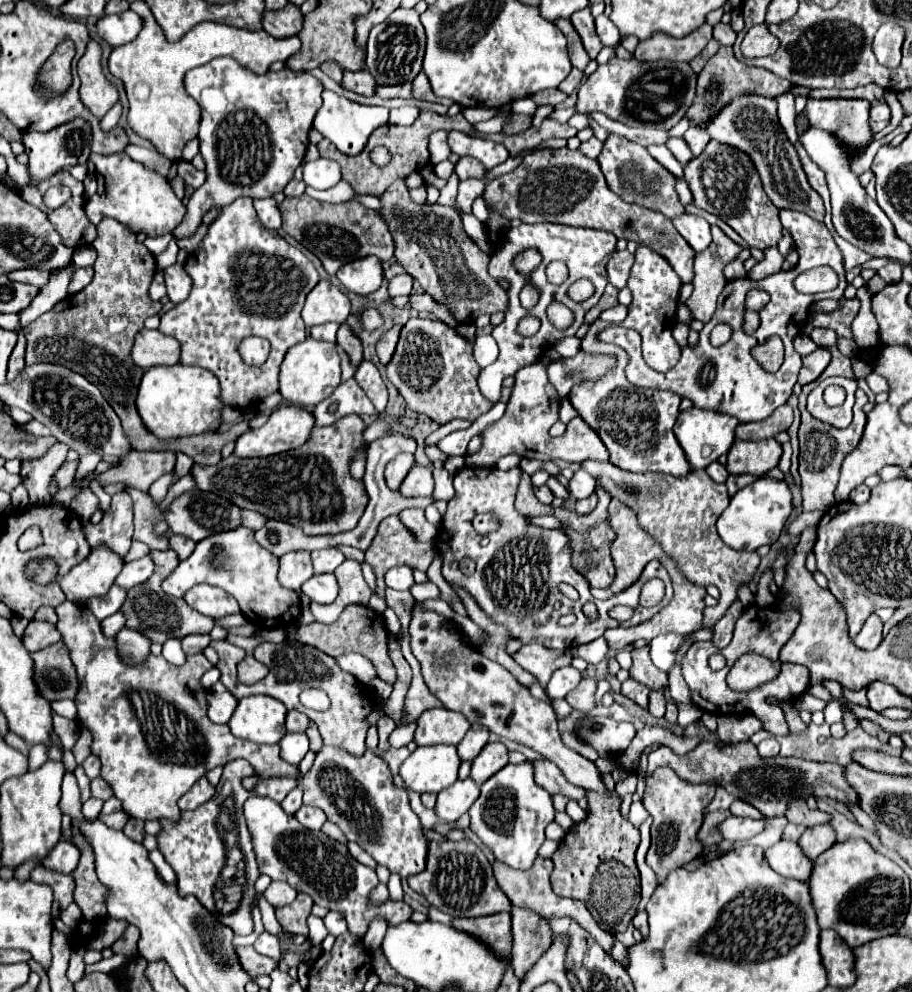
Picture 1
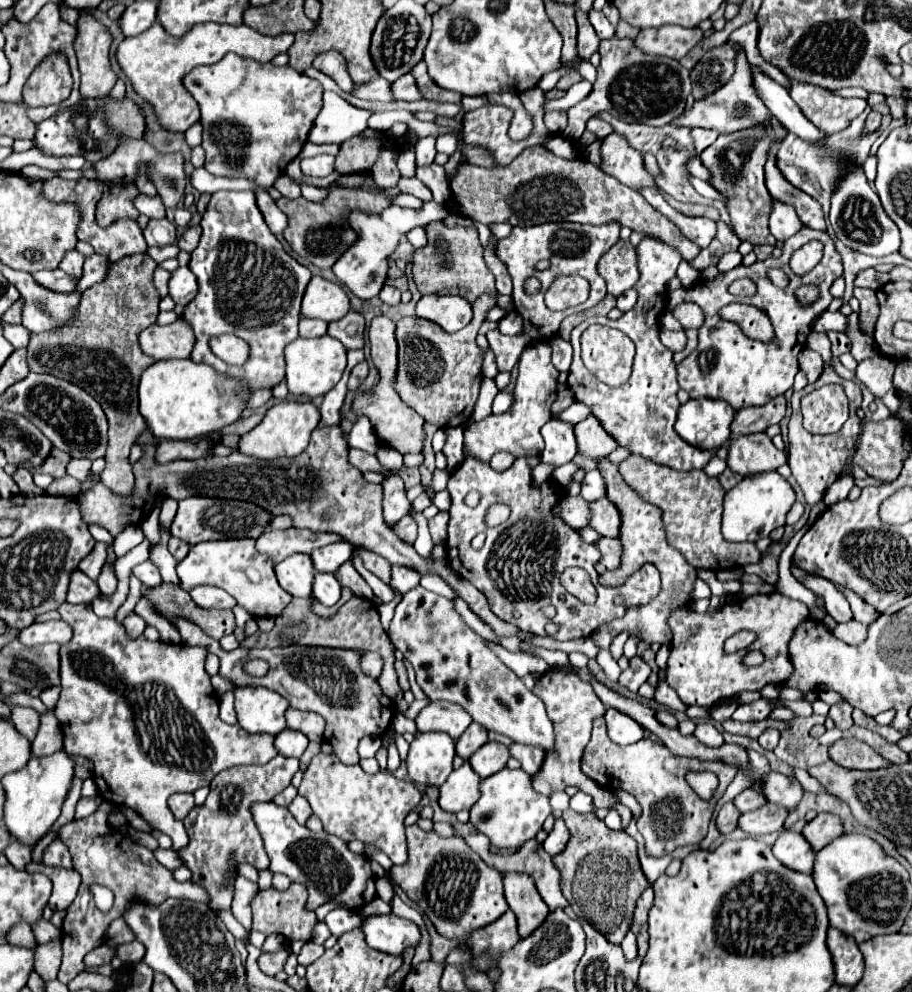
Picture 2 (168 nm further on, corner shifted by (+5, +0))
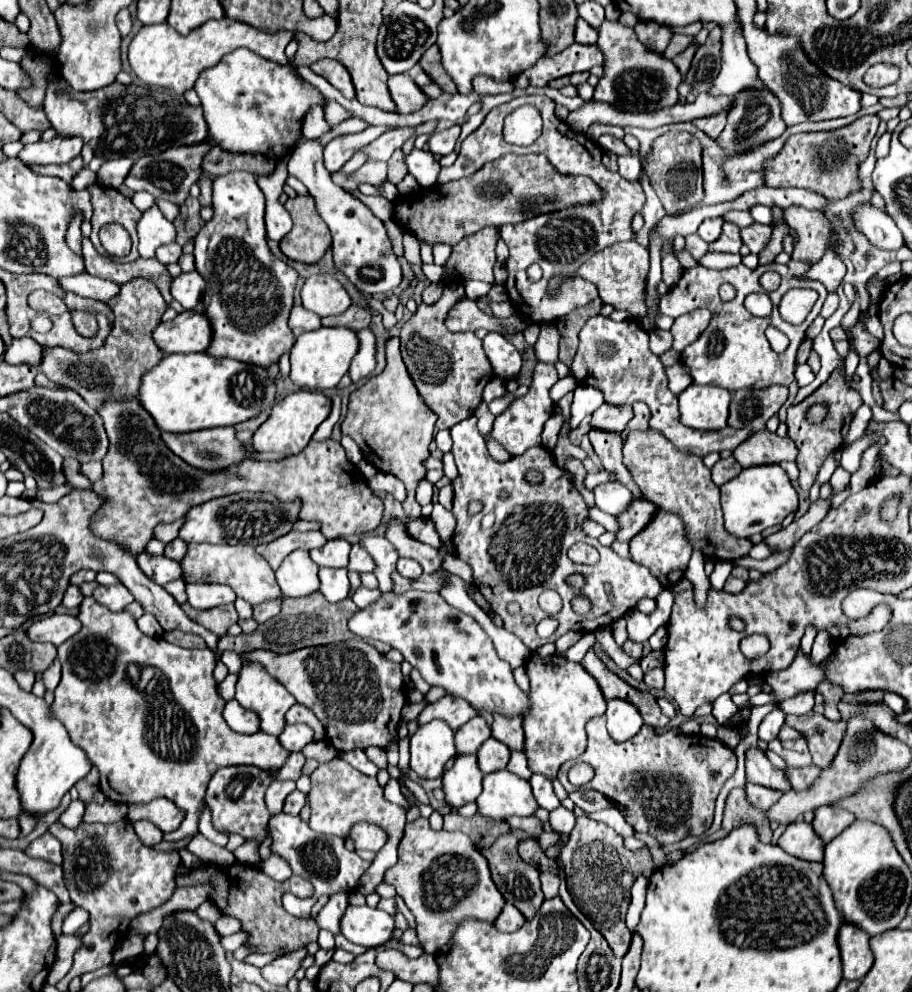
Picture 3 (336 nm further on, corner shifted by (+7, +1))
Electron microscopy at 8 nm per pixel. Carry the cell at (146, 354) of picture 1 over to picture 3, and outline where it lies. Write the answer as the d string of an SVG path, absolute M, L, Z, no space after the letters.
M184 310L170 322L154 330L154 340L162 352L206 352L212 342L212 324L204 312Z

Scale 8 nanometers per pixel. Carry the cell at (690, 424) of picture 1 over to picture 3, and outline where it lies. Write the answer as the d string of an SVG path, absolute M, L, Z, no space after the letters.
M690 384L680 396L680 420L696 430L726 428L730 392L720 386Z

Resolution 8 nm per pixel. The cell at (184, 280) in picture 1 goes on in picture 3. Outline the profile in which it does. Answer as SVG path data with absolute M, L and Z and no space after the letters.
M186 272L186 274L180 274L178 278L174 278L172 296L174 296L174 300L178 300L184 306L184 310L194 310L202 300L204 286L206 286L206 282L198 272Z

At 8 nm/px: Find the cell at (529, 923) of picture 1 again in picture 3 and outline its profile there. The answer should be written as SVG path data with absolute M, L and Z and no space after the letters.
M510 830L510 832L506 832L506 834L500 834L500 836L494 840L492 846L480 848L480 852L482 852L482 856L488 860L488 866L490 866L490 872L492 872L492 880L494 880L496 888L500 890L500 894L502 894L508 902L512 902L512 904L526 916L526 920L532 920L534 914L536 914L536 910L538 910L540 904L544 902L544 894L542 894L542 890L540 890L540 878L538 878L540 872L538 872L534 866L528 866L526 862L522 862L520 856L518 856L518 844L520 844L522 840L528 840L528 838L536 840L542 850L548 850L548 848L556 846L558 840L560 840L560 836L558 836L556 832L542 832L540 836L530 836L530 834L526 834L524 830Z

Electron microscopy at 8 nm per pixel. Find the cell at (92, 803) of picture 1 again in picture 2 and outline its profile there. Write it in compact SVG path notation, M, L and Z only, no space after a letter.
M96 795L96 797L82 797L78 801L78 805L76 805L76 819L90 815L100 805L100 801L102 801L100 795Z

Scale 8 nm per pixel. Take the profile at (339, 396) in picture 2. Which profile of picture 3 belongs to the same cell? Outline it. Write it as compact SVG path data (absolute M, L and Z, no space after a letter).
M332 396L332 402L334 402L334 406L332 406L332 412L330 412L330 416L318 426L318 430L314 432L314 440L326 440L326 438L330 438L330 434L332 434L332 428L334 428L334 424L338 422L338 418L340 418L340 396Z

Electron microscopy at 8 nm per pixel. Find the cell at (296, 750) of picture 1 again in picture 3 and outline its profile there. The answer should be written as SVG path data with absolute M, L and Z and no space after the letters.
M288 724L280 734L280 742L290 752L300 752L306 744L314 740L314 732L308 724Z

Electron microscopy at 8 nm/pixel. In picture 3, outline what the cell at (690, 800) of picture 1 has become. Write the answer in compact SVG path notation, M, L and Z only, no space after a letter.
M596 716L586 724L586 732L588 732L588 746L586 752L582 756L578 756L576 760L564 762L560 772L558 772L558 780L562 776L562 786L572 792L576 790L576 786L572 786L568 782L568 770L576 764L576 762L586 762L594 768L594 778L582 786L580 790L598 790L602 792L608 800L612 800L614 804L618 804L622 808L622 814L626 818L628 824L632 824L632 828L636 832L648 832L652 836L656 836L660 840L660 844L672 844L678 842L686 836L700 836L704 834L714 818L714 800L718 796L718 792L722 790L724 782L734 774L736 770L736 754L732 748L728 748L726 744L722 744L716 738L706 738L702 734L696 736L688 736L684 734L680 728L670 728L664 734L658 734L652 726L642 726L640 732L636 736L632 736L626 742L614 742L606 730L606 718L604 716Z

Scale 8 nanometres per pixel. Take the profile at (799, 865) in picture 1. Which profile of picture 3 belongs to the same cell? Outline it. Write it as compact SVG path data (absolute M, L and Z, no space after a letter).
M792 822L786 832L780 836L778 846L796 858L804 858L810 862L822 862L824 858L824 842L814 832L812 824Z

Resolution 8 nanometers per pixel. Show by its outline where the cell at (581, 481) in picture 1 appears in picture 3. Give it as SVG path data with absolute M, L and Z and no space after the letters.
M610 482L610 484L602 484L594 488L594 496L596 496L596 506L602 512L612 516L626 512L632 502L632 492L620 482Z

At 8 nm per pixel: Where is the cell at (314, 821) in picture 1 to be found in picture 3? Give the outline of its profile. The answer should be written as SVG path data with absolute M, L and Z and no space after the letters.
M294 790L292 794L288 794L288 798L286 798L286 802L284 802L284 812L296 816L296 814L300 814L304 802L306 802L306 796L304 796L300 790Z

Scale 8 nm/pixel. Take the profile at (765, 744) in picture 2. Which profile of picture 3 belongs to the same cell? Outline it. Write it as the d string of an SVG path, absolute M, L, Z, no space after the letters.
M780 708L772 710L772 712L762 720L762 724L760 724L760 732L758 732L760 740L764 740L764 742L774 740L774 738L778 736L782 724L784 724L784 718L786 718L786 714L784 714Z

